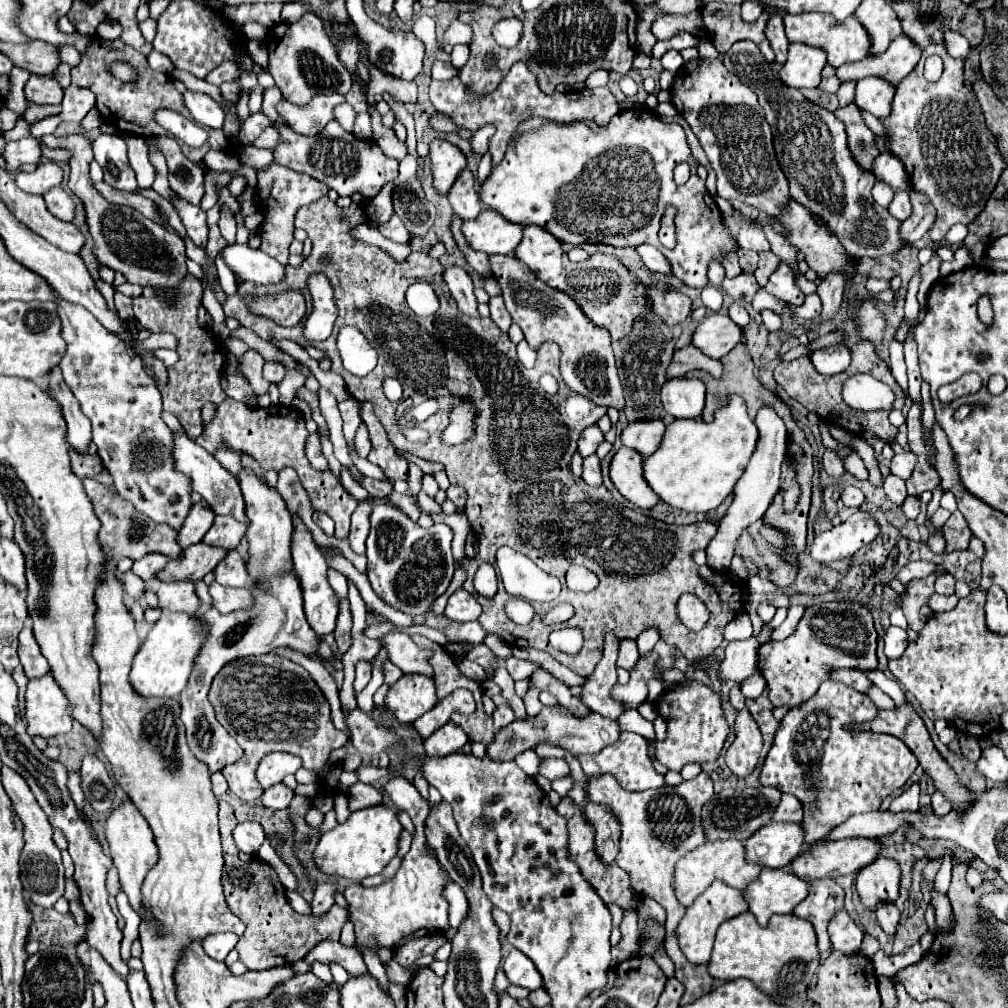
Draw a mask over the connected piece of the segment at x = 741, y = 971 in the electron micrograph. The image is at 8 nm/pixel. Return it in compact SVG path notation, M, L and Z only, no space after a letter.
M753 913L737 915L717 929L707 971L721 981L747 977L757 989L771 997L791 997L803 993L819 967L817 937L813 925L795 915L775 915L761 927Z

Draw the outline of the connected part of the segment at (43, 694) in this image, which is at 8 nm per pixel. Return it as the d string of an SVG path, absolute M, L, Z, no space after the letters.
M51 675L31 679L25 693L25 723L31 737L51 739L71 731L69 703Z

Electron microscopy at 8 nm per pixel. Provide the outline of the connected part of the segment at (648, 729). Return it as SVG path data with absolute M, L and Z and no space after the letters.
M633 709L623 711L623 713L621 713L621 717L617 719L617 723L619 723L619 729L621 729L621 731L635 731L635 733L643 735L643 737L647 739L647 743L649 743L649 745L653 745L653 743L655 743L653 723L645 721L645 719L639 715L639 711L633 711Z

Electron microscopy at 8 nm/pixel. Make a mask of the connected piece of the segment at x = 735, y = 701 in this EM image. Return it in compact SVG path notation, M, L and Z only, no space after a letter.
M739 686L730 690L729 702L737 711L737 719L735 719L735 741L729 745L725 753L725 763L737 777L747 777L757 767L763 737L759 725L747 711L746 698Z

